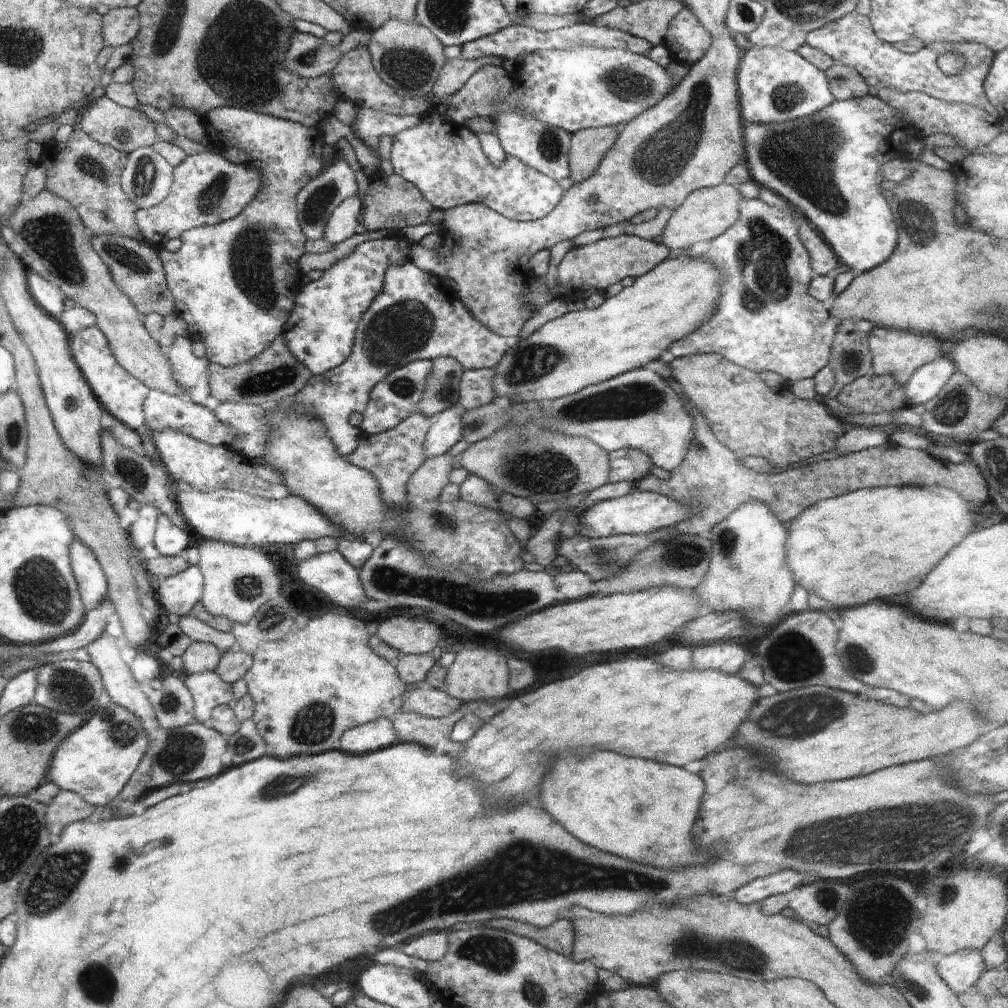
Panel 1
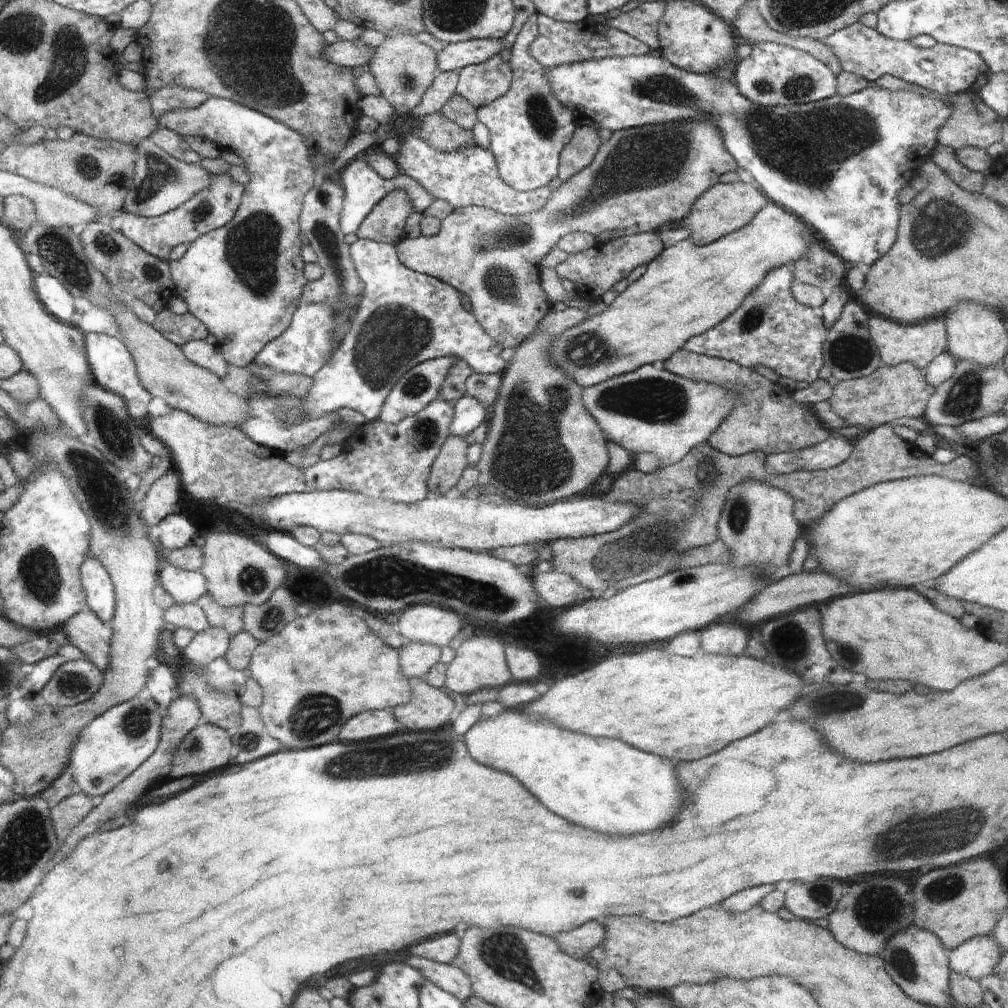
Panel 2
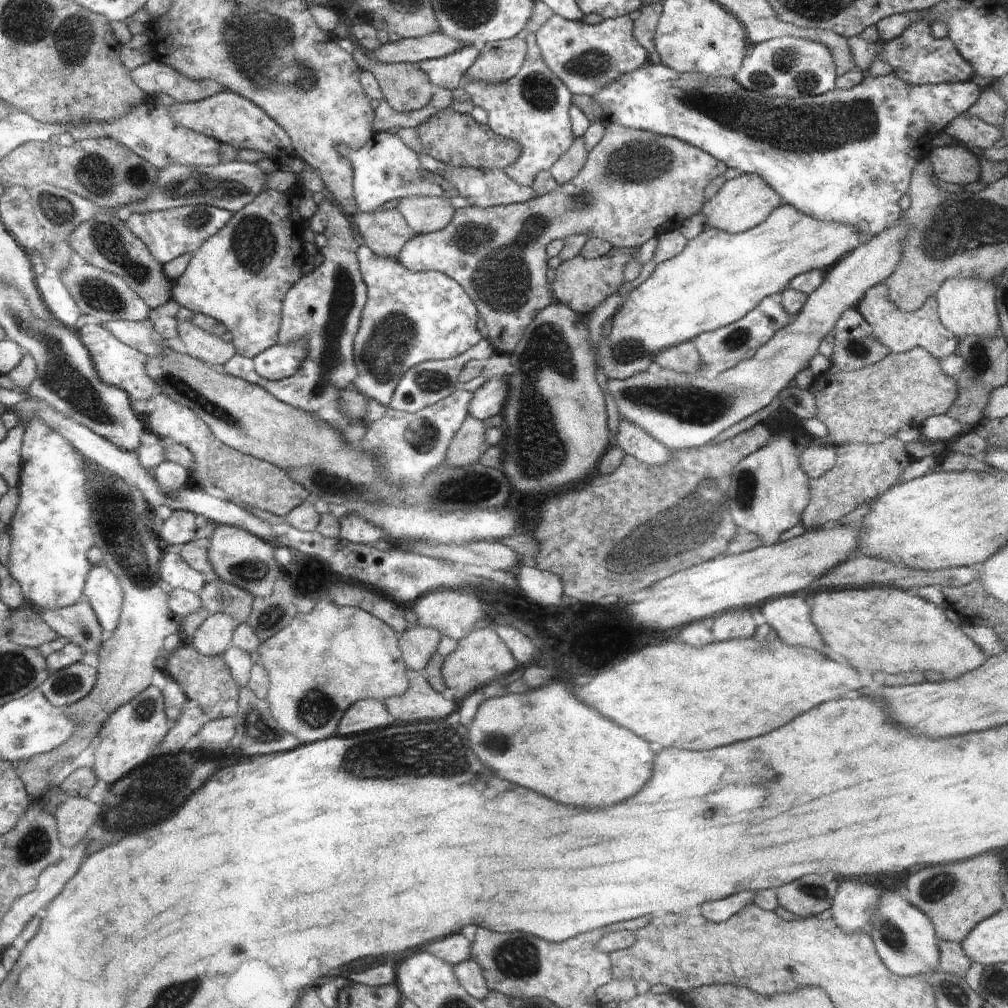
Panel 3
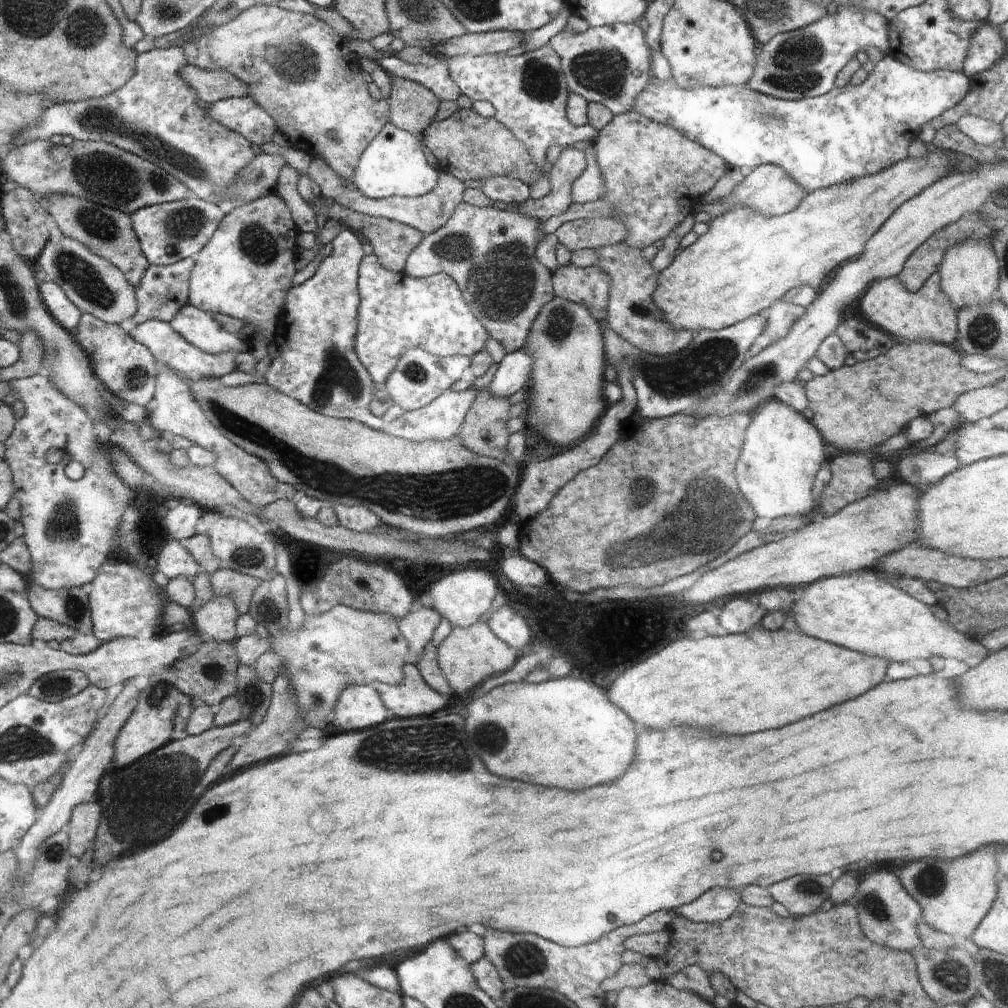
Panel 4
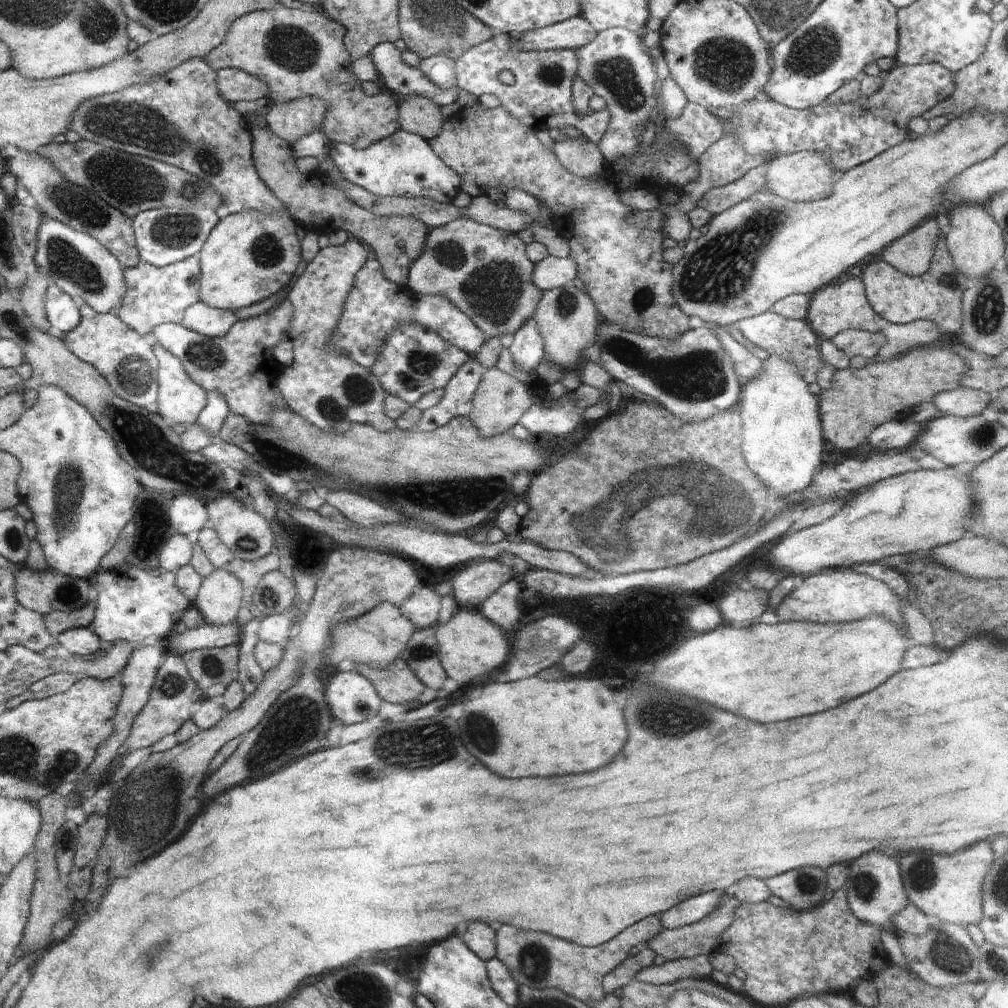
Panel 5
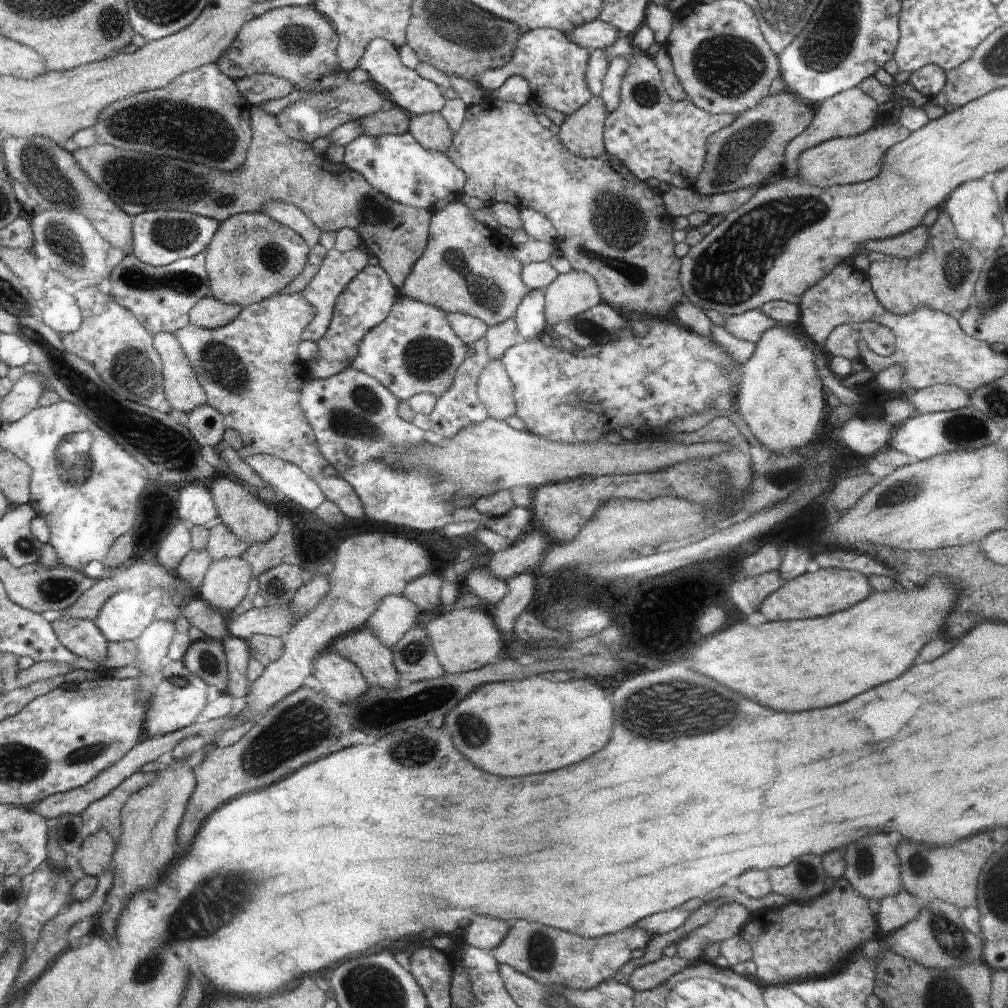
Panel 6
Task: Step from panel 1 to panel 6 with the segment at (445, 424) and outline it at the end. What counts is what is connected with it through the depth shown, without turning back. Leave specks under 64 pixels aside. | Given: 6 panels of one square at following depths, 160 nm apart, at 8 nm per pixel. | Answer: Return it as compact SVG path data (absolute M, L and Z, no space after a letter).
M532 290L524 300L514 316L518 334L524 340L539 338L540 334L547 331L545 321L545 295L543 290Z

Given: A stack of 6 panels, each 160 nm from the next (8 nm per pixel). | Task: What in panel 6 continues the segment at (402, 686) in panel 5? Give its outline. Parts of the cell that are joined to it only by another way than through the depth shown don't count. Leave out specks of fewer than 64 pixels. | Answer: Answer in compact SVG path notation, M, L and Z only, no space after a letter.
M364 632L345 634L332 644L332 650L351 660L370 687L394 690L399 686L399 674L393 661L393 650L383 645L377 636Z

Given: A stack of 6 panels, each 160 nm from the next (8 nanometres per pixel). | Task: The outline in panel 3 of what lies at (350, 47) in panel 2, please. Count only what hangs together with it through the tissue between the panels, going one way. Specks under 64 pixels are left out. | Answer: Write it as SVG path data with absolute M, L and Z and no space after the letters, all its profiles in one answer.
M440 32L418 38L400 38L394 43L385 43L375 51L364 52L380 62L419 63L426 59L437 59L463 49L467 44Z

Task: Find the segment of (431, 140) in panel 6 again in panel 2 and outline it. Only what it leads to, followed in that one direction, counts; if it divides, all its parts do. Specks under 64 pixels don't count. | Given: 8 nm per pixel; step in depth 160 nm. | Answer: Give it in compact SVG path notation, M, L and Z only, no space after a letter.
M412 34L387 37L380 46L374 48L368 68L383 98L392 106L395 113L400 115L407 115L420 104L424 92L430 88L439 72L437 52Z

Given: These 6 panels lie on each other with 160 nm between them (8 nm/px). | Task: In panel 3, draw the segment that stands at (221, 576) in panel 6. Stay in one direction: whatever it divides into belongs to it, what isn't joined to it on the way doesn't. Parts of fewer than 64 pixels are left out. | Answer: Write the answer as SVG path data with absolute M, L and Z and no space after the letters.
M225 612L208 615L189 642L205 655L222 655L232 646L234 619Z

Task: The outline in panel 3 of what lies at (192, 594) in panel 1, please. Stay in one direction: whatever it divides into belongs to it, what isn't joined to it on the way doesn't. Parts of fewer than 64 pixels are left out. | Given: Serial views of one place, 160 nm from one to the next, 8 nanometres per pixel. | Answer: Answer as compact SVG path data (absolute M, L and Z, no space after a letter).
M170 548L163 553L159 573L161 579L168 582L173 589L180 587L191 590L193 593L199 591L209 579L201 572L194 570L178 554L177 548Z

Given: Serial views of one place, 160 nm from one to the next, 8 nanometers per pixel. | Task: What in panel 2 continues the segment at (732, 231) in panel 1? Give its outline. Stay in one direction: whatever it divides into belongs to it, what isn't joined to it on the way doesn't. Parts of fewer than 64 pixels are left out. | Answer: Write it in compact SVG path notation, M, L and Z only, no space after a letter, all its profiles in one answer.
M792 266L776 268L742 300L742 304L730 316L704 334L686 340L682 349L722 358L745 368L764 366L781 377L810 385L819 378L820 369L824 366L822 346L826 341L828 326L824 325L818 309L794 300L792 282Z

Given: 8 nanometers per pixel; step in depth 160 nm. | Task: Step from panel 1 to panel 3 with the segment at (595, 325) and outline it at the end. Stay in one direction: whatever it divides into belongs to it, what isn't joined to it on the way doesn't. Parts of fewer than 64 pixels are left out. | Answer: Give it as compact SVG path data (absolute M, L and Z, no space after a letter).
M786 204L773 210L766 222L739 233L708 226L696 238L689 240L679 255L658 263L652 274L648 274L647 279L632 290L628 299L610 318L610 336L604 338L602 335L598 350L595 350L591 343L595 361L601 362L602 370L608 379L629 379L646 371L653 361L653 356L663 348L678 342L693 341L703 332L713 331L740 320L767 296L780 294L794 277L808 270L818 269L826 272L844 254L852 252L868 239L869 236L863 235L856 227L850 228L850 225L832 221L822 222L800 212L795 206Z

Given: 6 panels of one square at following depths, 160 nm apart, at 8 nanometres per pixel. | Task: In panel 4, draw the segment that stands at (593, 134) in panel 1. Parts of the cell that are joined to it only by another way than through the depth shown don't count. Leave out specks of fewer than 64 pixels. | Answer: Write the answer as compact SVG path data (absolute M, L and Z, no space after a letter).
M566 147L557 158L550 172L550 193L538 201L520 203L505 210L517 211L537 221L546 221L551 216L564 214L572 204L571 186L584 172L587 162L584 153L573 147Z

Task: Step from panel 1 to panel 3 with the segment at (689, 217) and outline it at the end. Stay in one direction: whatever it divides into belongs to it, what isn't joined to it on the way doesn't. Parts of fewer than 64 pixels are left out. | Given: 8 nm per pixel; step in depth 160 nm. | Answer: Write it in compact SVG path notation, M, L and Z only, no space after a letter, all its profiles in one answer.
M743 173L728 180L720 191L706 204L701 212L710 227L731 233L739 233L764 222L768 215L780 206L781 196L761 177L754 173Z

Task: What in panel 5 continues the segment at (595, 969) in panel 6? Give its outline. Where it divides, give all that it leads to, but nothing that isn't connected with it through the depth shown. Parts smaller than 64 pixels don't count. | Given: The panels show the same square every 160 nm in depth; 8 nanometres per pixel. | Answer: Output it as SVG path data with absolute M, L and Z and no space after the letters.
M649 916L622 930L602 946L584 948L544 932L524 932L514 926L500 926L495 956L504 963L518 984L530 988L559 988L591 1006L592 1001L600 1000L605 995L603 978L606 973L631 954L630 948L648 943L662 929L659 916Z

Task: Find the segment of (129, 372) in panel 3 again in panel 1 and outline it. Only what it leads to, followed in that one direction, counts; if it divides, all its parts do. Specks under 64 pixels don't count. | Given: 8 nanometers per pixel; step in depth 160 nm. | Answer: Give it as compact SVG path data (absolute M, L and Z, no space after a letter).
M88 327L77 335L72 335L71 352L95 396L98 396L105 415L118 419L135 431L138 428L146 428L142 405L150 388L118 364L104 333L98 327Z

